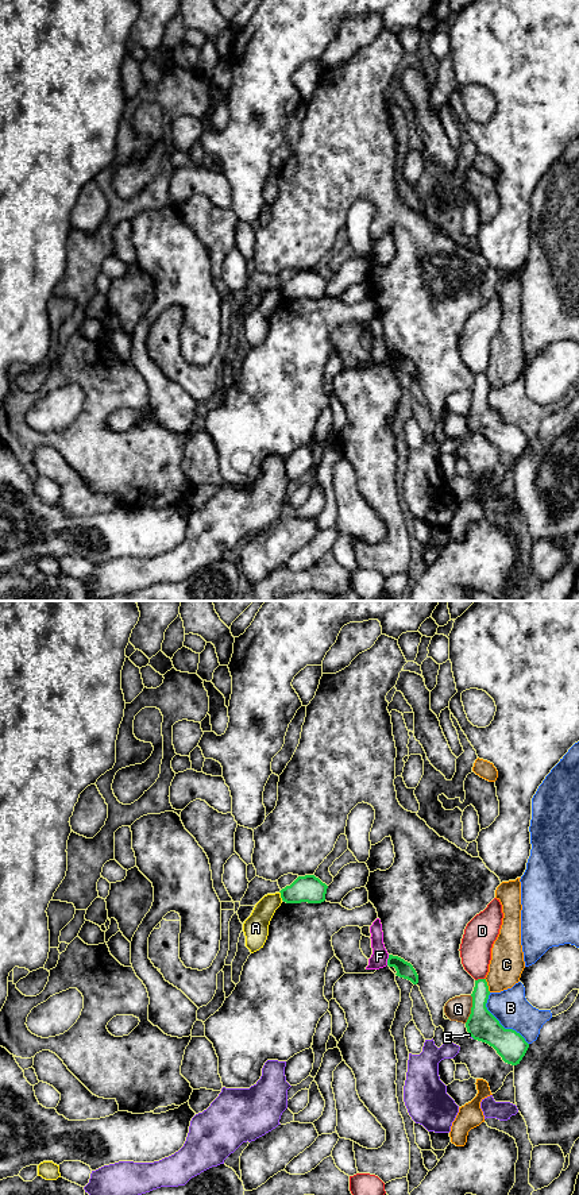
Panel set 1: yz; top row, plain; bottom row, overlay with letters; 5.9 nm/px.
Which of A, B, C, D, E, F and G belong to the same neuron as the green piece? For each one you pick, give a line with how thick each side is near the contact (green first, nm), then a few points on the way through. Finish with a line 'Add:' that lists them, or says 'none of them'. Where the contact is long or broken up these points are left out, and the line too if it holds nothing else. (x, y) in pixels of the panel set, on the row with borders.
Add: none of them

